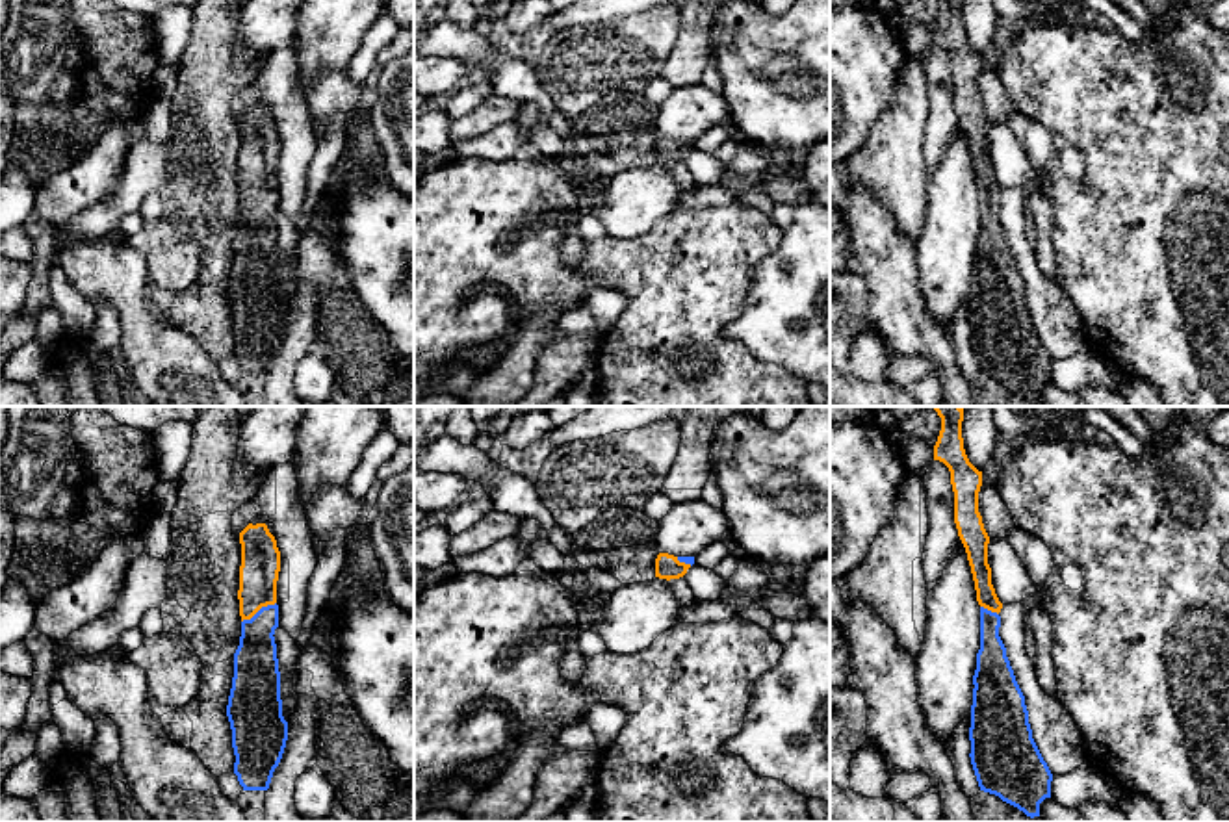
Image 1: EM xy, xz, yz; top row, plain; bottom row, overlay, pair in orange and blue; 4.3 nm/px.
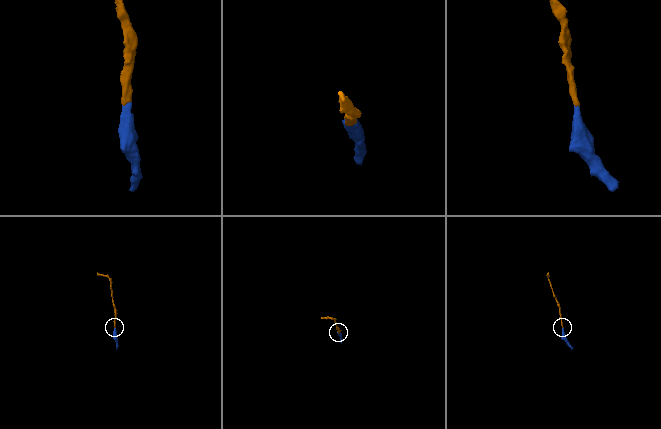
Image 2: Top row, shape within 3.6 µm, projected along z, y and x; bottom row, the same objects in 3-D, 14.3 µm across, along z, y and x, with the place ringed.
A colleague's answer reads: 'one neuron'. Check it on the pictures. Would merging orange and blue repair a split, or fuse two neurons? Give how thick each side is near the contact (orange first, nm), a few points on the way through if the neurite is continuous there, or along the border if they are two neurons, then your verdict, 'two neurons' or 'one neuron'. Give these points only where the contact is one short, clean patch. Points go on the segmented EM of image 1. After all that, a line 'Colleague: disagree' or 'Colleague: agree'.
calibres 180 and 190 nm; way xy (260, 559), (258, 609), (255, 661); one neuron
Colleague: agree

